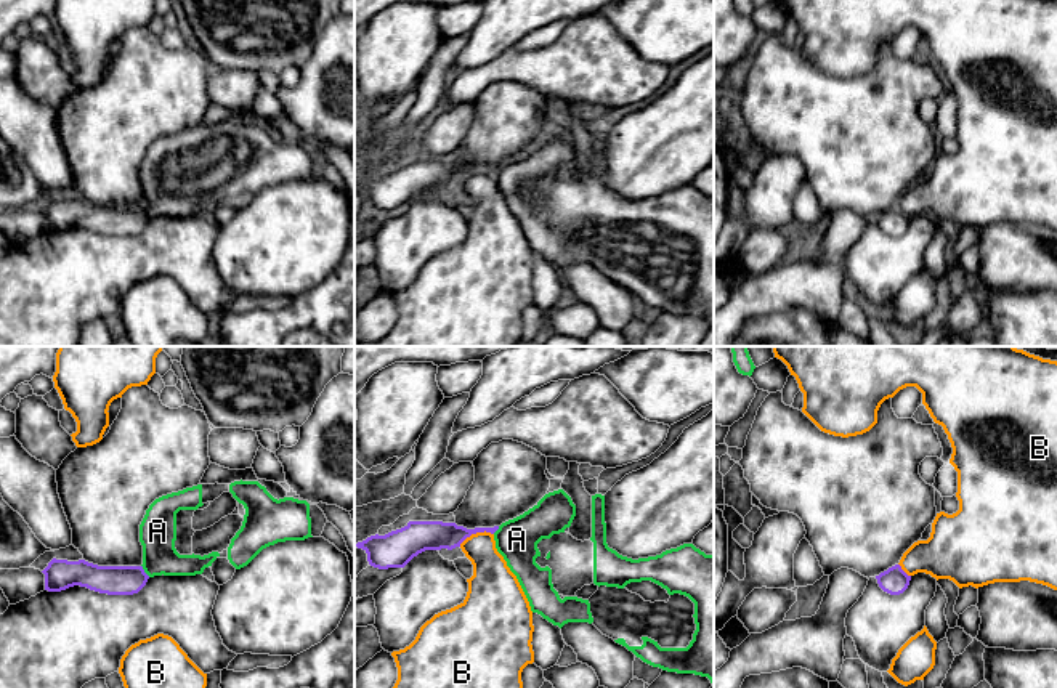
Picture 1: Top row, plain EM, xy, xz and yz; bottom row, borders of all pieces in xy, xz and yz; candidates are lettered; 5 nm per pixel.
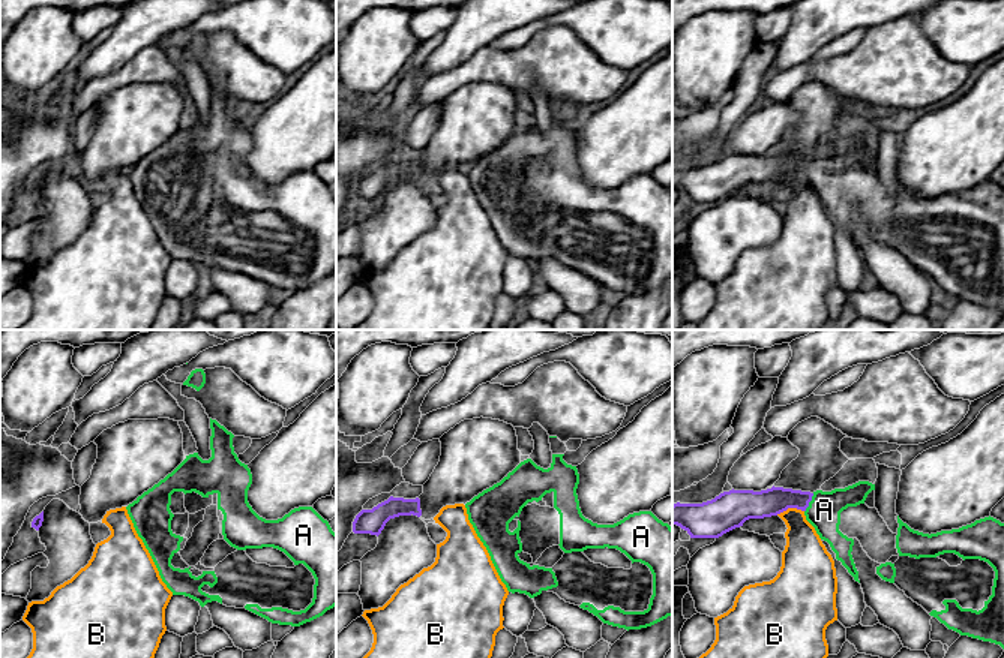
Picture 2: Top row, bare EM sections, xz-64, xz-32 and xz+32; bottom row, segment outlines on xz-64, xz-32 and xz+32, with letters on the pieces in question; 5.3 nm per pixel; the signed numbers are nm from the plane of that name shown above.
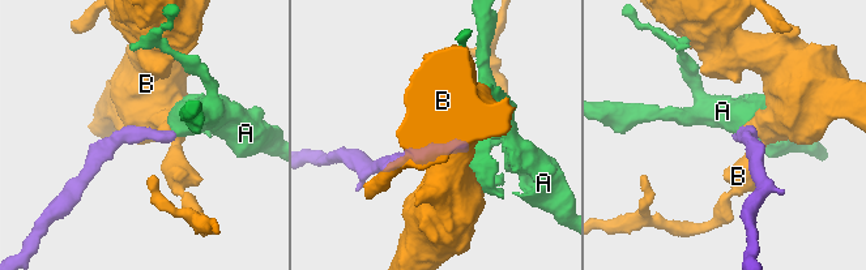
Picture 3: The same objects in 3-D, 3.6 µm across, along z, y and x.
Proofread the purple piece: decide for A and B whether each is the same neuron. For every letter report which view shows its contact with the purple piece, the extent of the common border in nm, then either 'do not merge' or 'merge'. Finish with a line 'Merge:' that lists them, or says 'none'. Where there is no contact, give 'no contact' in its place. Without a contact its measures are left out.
A: meets purple in xy; contact 80 nm long; merge
B: meets purple in xz; contact 190 nm long; do not merge
Merge: A

